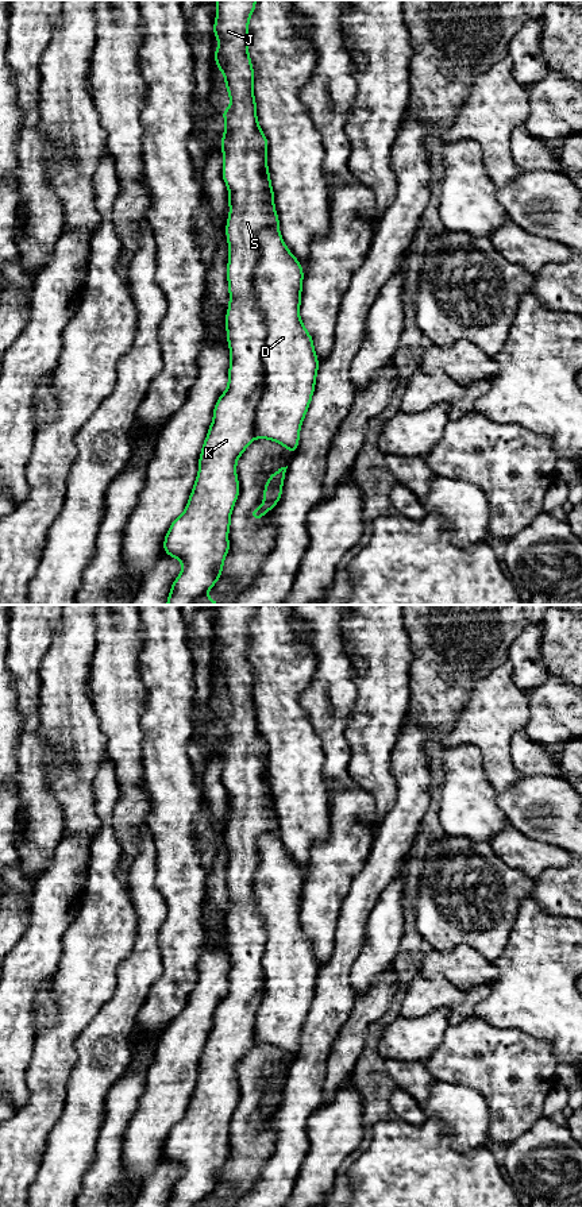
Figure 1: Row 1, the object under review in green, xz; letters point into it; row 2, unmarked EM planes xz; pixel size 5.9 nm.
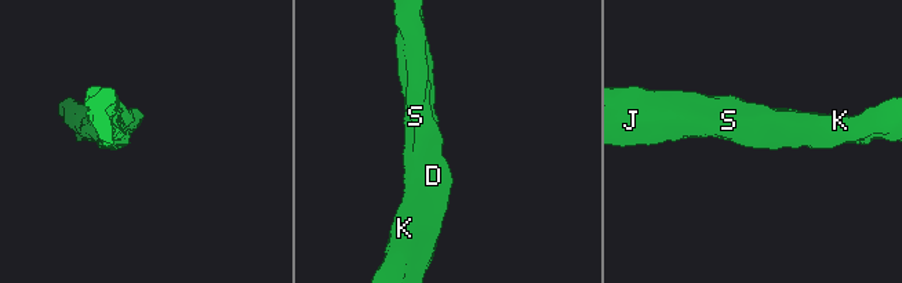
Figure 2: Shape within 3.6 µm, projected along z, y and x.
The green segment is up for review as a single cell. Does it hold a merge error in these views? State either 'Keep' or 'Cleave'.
Cleave

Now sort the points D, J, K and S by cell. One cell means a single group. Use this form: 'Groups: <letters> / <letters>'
Groups: D / J K S

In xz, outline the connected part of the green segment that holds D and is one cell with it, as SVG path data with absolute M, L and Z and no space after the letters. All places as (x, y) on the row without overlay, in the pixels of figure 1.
M274 833L259 840L258 851L254 895L265 921L262 967L266 986L255 1015L254 1040L282 1049L294 1060L320 968L313 944L298 919L301 868Z

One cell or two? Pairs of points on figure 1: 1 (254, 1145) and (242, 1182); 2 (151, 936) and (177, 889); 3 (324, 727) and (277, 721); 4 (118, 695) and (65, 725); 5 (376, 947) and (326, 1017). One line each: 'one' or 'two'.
1: one
2: two
3: two
4: two
5: two

